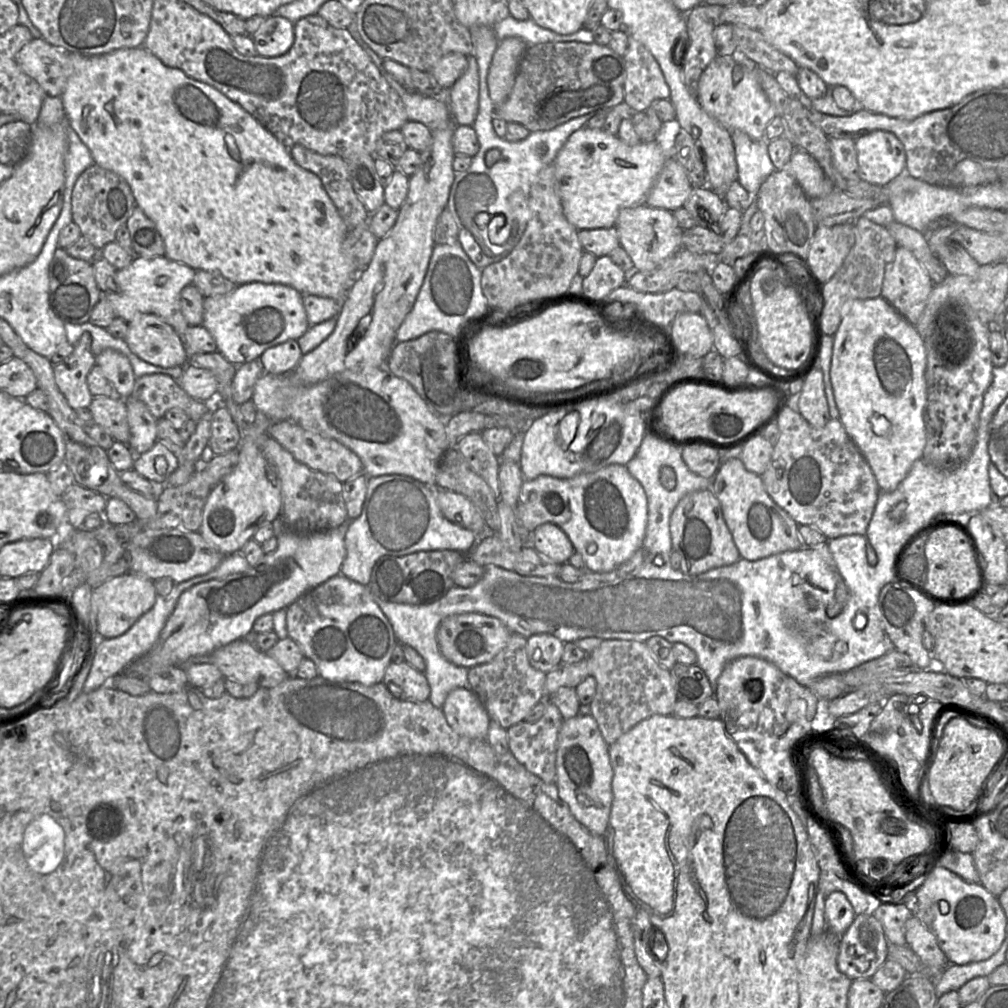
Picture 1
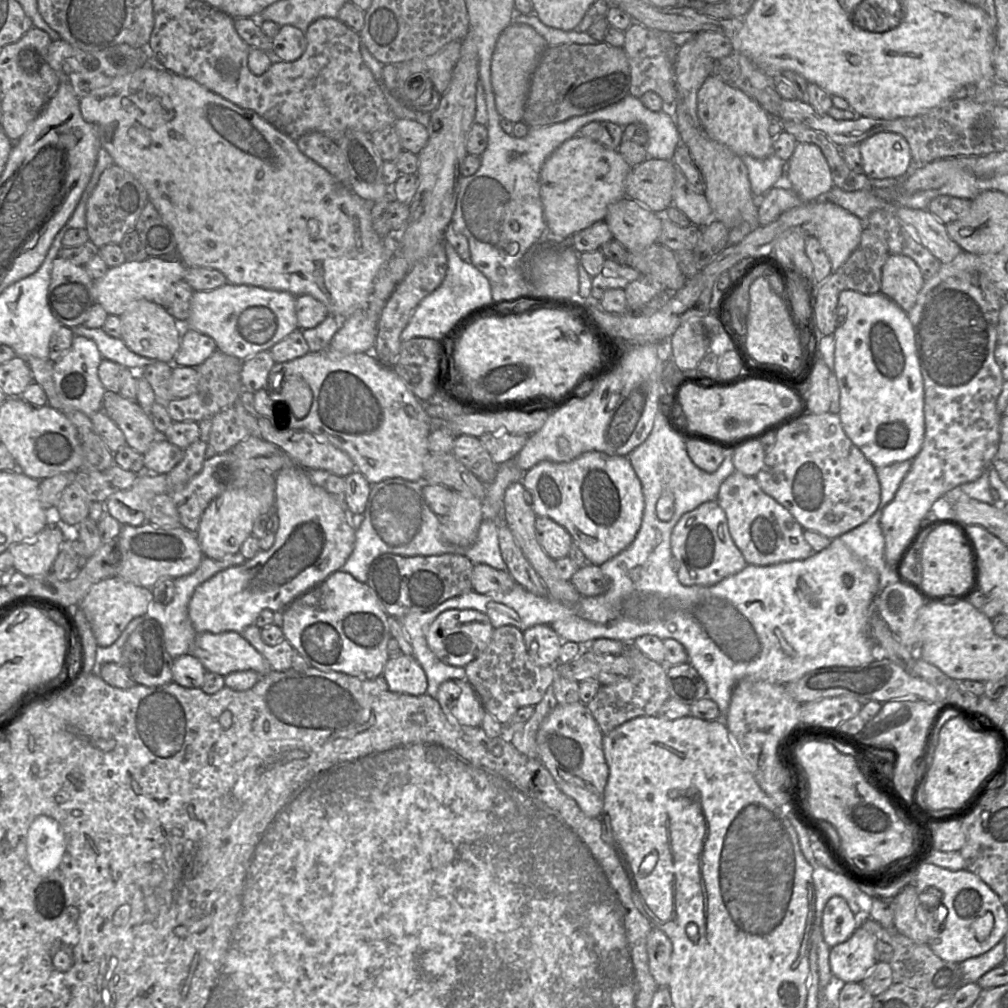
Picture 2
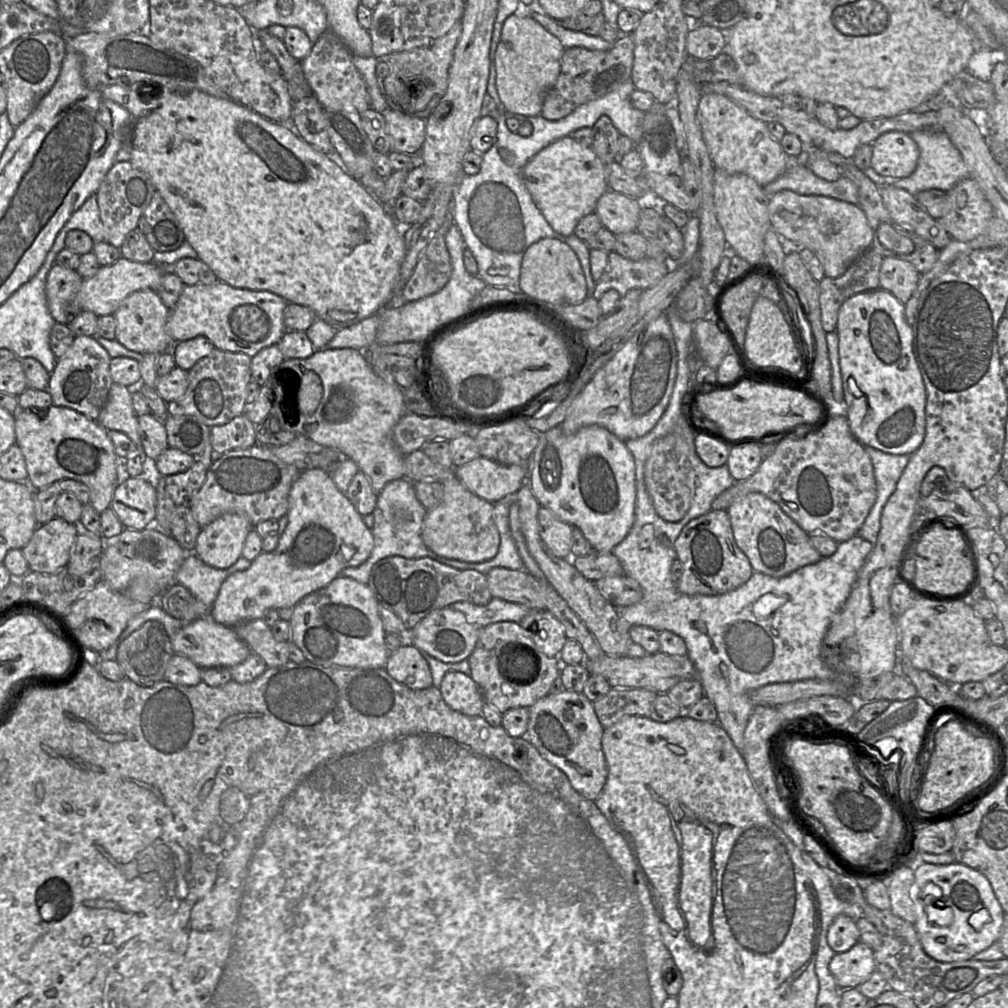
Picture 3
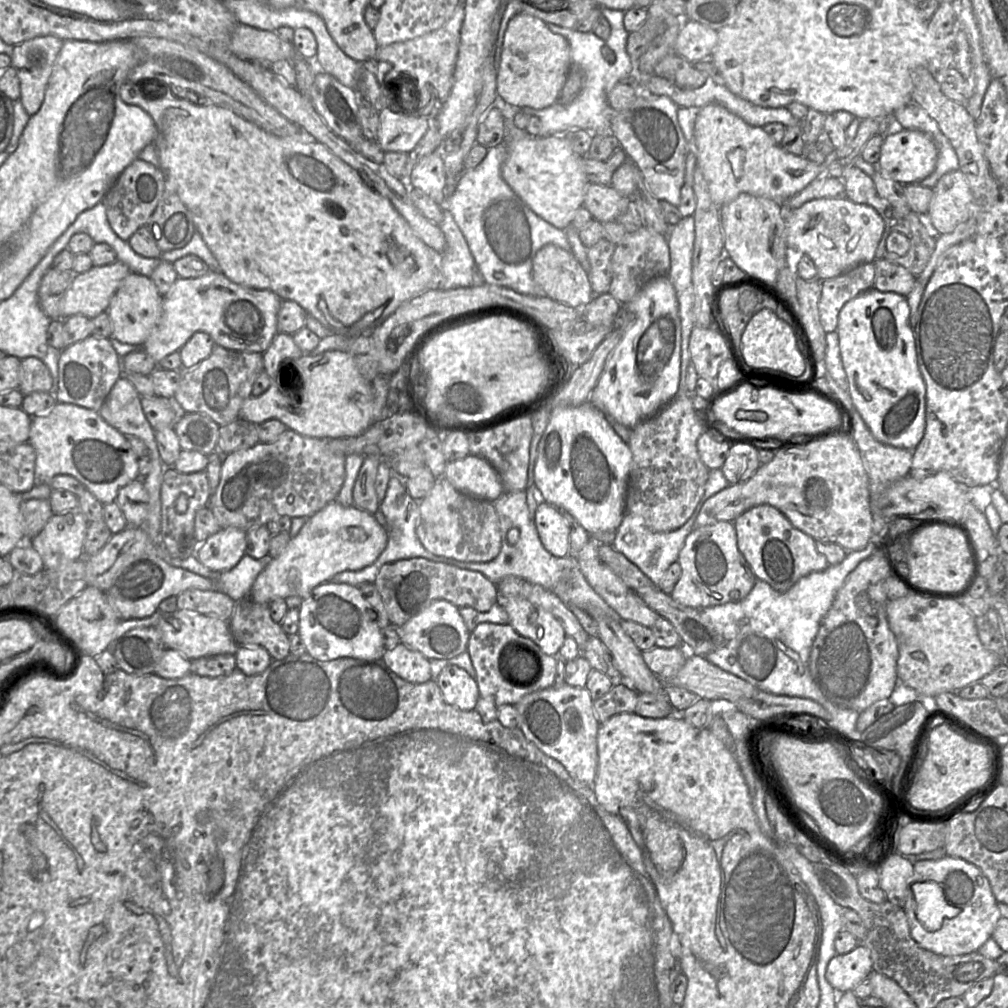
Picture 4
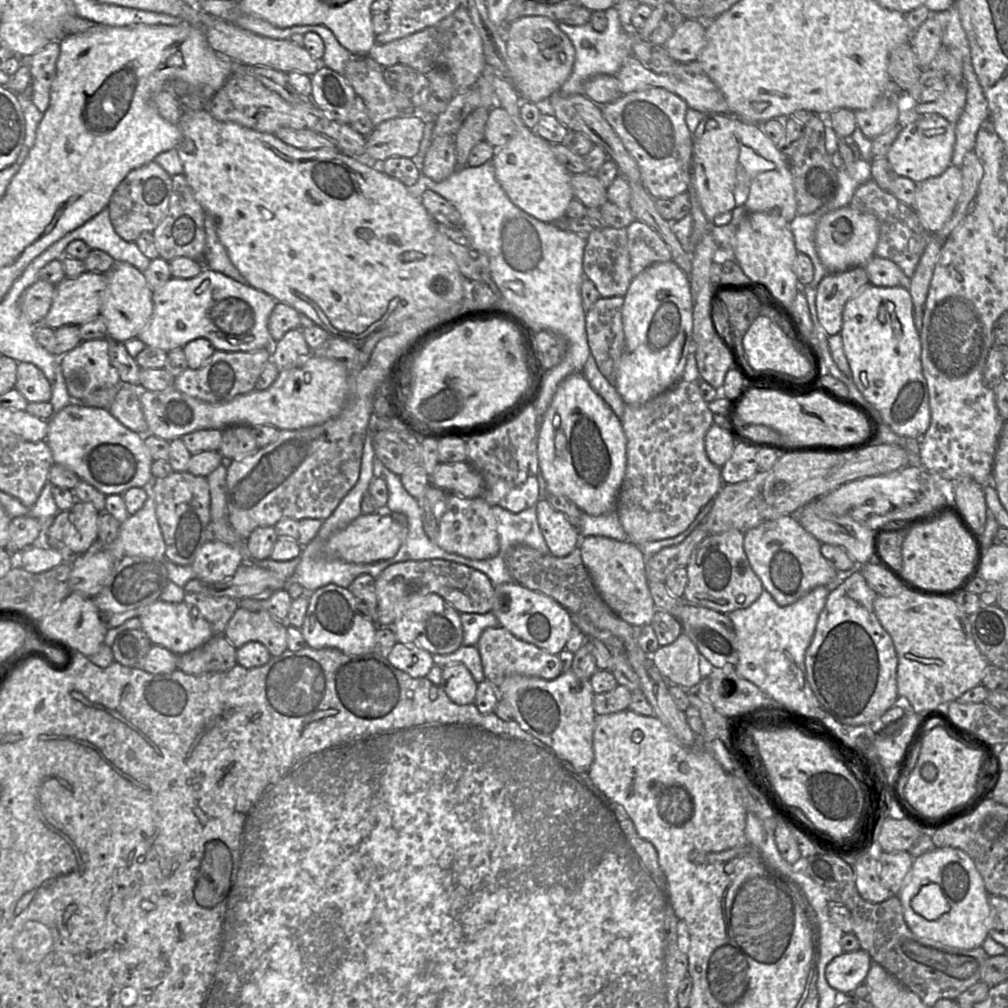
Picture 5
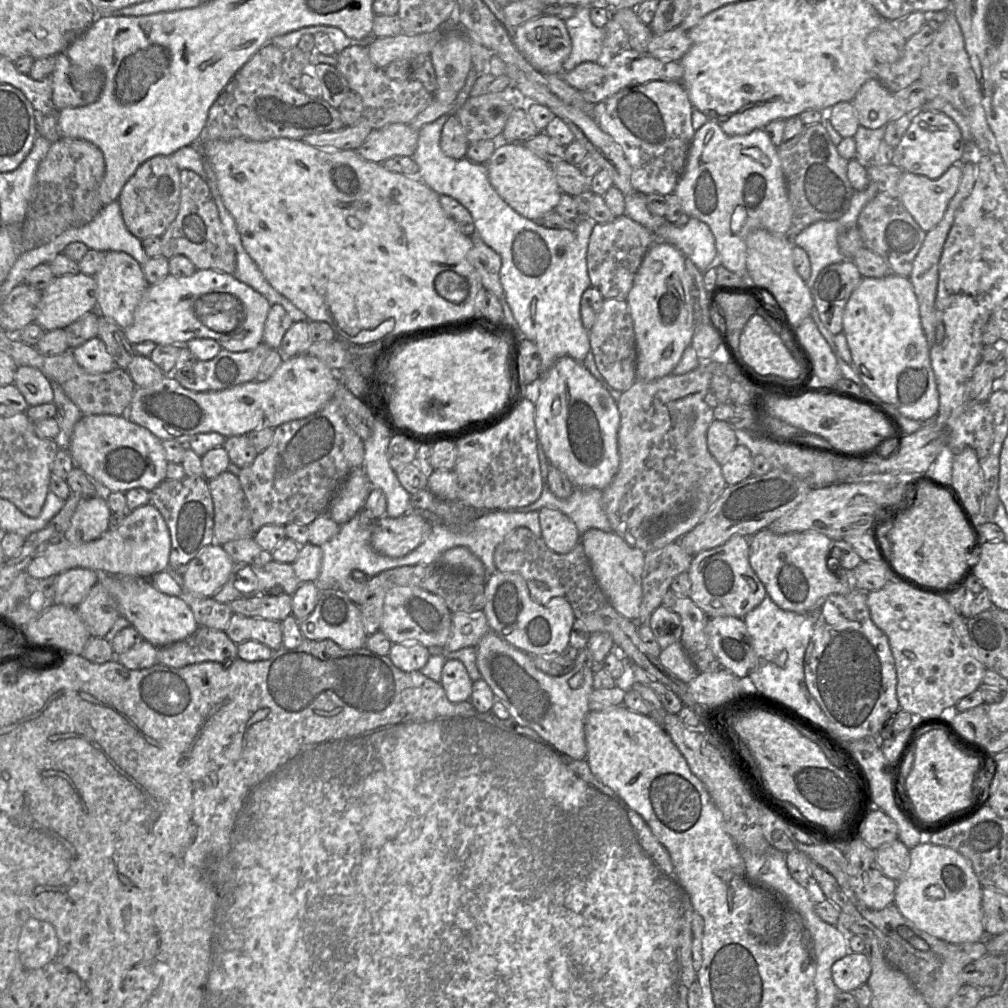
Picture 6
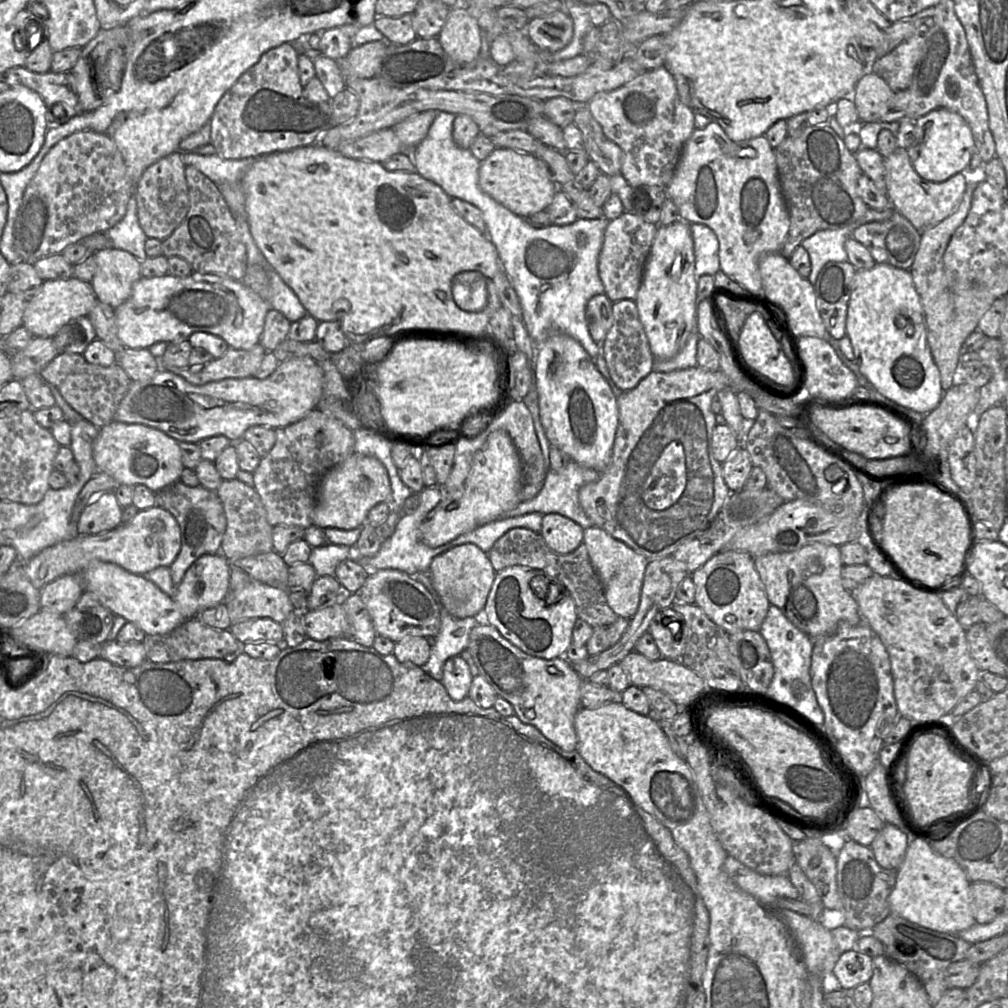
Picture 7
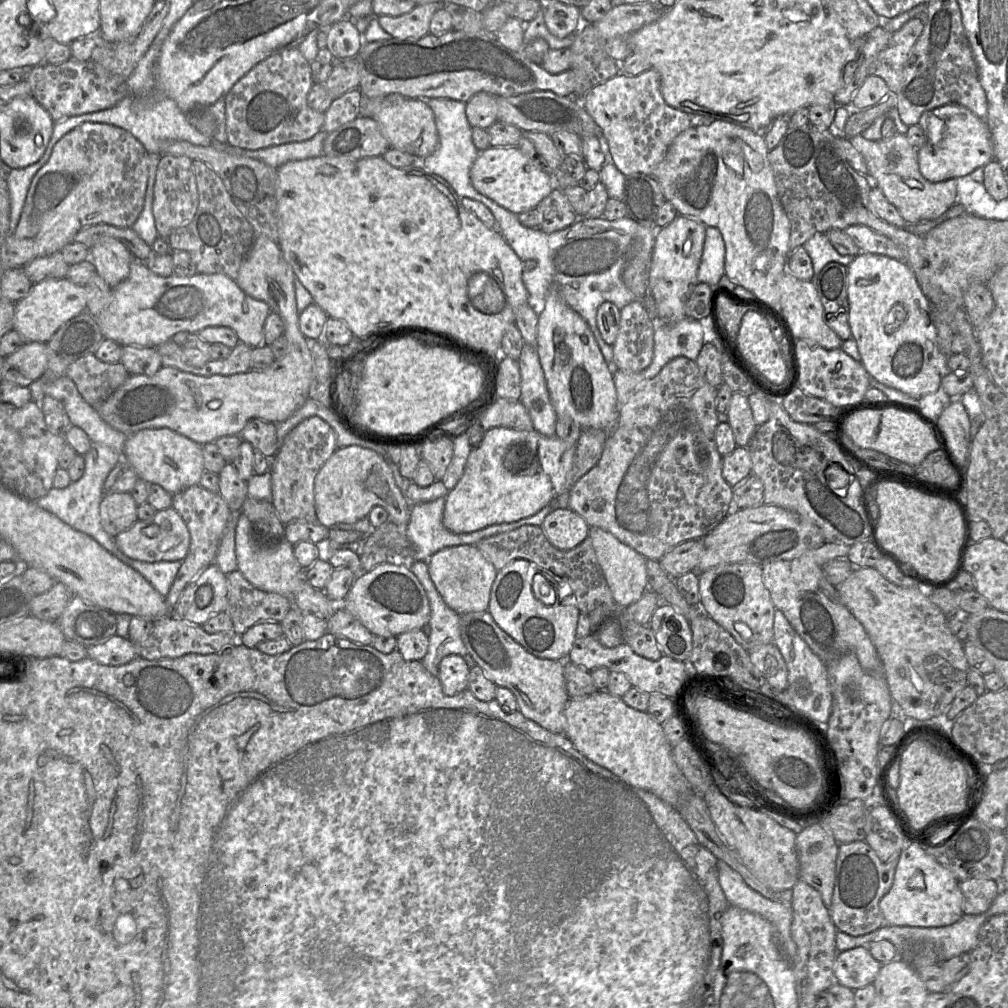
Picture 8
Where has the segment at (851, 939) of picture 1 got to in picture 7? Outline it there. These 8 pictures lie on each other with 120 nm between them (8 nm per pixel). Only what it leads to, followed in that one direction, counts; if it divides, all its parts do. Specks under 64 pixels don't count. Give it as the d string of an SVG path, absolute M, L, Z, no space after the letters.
M852 949L839 955L832 970L834 982L844 991L852 991L856 986L869 982L872 974L872 957Z

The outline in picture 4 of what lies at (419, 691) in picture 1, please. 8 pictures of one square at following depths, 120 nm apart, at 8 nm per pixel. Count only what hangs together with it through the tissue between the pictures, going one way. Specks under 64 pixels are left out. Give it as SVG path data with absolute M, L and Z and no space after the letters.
M403 642L385 650L382 659L391 671L404 680L420 684L431 679L430 660Z

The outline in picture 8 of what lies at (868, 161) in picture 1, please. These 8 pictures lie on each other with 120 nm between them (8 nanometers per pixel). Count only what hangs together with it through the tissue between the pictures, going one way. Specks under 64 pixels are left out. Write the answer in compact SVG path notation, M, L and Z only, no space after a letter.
M946 104L925 111L917 125L923 130L926 138L926 143L917 152L919 171L929 182L938 183L970 175L994 159L986 120L981 120L959 104Z

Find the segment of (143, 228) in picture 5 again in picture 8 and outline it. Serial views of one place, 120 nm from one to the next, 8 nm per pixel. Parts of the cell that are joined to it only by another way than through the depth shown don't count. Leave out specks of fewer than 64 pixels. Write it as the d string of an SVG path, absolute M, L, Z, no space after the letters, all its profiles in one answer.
M163 155L157 165L152 209L158 235L165 240L173 230L188 225L197 212L199 195L192 162L186 156Z

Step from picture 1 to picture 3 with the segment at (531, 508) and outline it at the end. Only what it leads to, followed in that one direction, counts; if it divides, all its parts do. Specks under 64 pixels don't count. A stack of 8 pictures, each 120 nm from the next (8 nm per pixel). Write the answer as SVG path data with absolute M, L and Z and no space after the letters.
M556 426L540 434L539 443L532 453L529 487L540 507L550 510L571 526L578 527L593 551L611 553L634 524L637 492L634 457L624 440L602 426L585 426L573 434L564 434L560 426Z

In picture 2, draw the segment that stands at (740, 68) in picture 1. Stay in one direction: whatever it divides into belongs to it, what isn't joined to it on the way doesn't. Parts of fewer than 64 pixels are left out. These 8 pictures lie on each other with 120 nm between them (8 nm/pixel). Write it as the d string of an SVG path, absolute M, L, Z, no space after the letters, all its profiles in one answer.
M714 75L706 78L697 95L697 111L707 135L730 148L738 156L764 159L774 154L769 133L770 115L742 90L732 87Z

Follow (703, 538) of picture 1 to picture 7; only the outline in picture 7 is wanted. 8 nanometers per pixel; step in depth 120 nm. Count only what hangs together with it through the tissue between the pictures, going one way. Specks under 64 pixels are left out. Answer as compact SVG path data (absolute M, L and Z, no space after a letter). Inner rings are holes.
M594 525L584 529L583 543L602 582L609 607L619 617L631 619L639 606L644 573L649 560ZM723 549L691 573L691 577L695 585L695 604L728 635L745 630L759 632L770 602L751 554Z

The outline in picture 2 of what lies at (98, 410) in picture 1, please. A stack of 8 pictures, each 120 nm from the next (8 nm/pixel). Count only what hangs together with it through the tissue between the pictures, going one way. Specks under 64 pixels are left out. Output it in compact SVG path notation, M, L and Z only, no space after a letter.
M106 391L102 409L123 432L126 445L143 454L158 439L150 414L147 414L136 401L130 401L119 393Z

